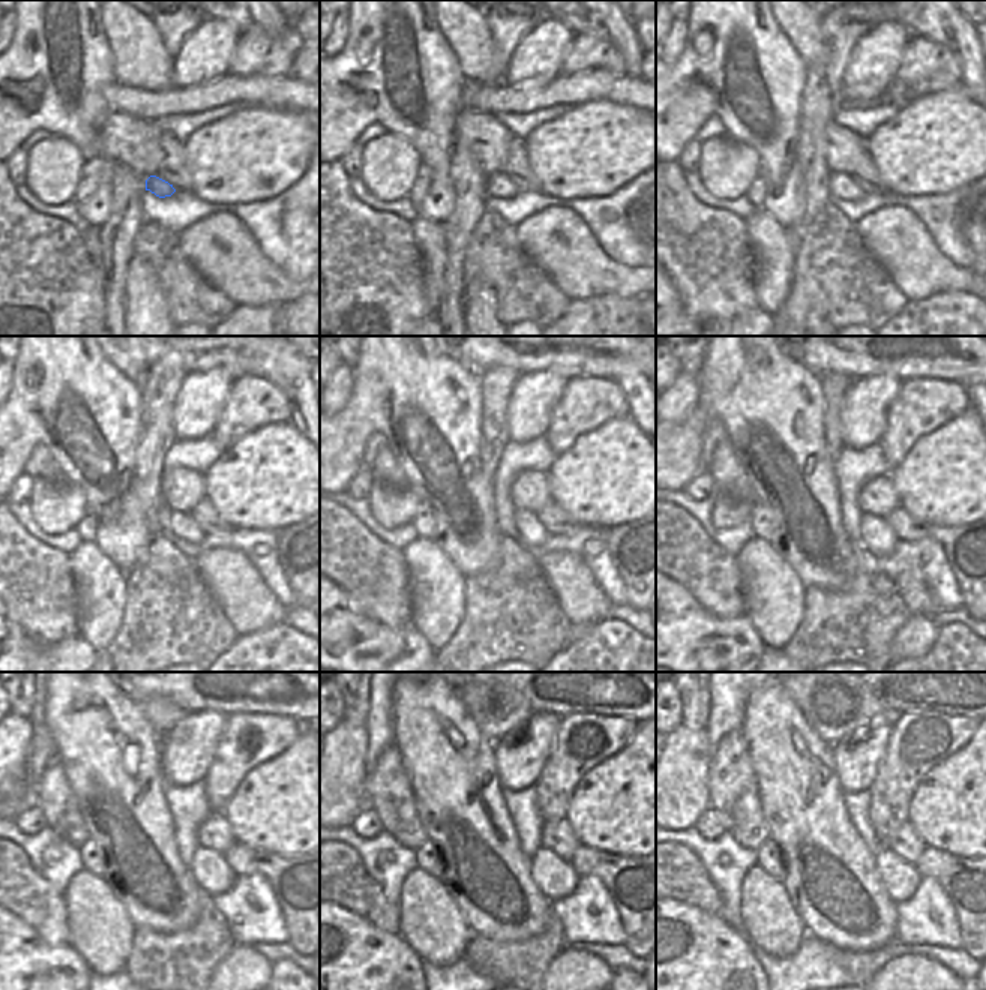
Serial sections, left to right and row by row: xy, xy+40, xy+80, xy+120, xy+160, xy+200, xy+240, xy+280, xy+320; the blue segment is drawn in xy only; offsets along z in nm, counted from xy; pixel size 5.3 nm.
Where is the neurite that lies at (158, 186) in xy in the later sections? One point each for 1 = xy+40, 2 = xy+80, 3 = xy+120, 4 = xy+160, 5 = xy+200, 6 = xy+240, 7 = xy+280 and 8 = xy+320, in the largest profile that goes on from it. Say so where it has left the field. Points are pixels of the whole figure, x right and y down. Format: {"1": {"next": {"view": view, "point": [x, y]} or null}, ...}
{"1": {"next": {"view": "xy+40", "point": [497, 185]}}, "2": {"next": {"view": "xy+80", "point": [841, 186]}}, "3": {"next": {"view": "xy+120", "point": [182, 524]}}, "4": {"next": {"view": "xy+160", "point": [532, 533]}}, "5": {"next": {"view": "xy+200", "point": [874, 531]}}, "6": {"next": {"view": "xy+240", "point": [206, 864]}}, "7": {"next": {"view": "xy+280", "point": [544, 864]}}, "8": {"next": {"view": "xy+320", "point": [904, 875]}}}

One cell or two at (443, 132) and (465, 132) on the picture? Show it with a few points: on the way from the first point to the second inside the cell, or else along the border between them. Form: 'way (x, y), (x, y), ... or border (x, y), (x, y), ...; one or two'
border (462, 108), (455, 120), (453, 144); two

